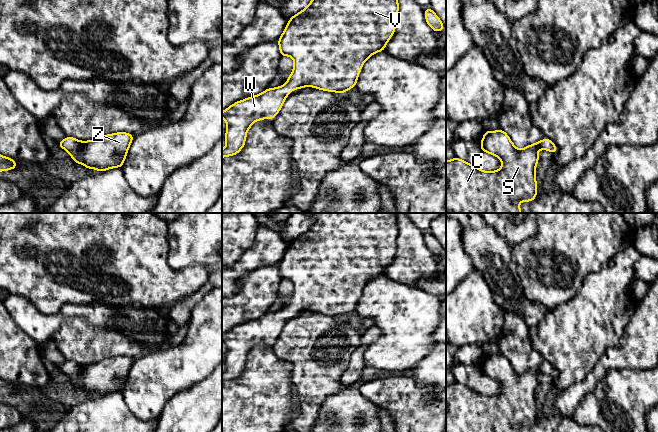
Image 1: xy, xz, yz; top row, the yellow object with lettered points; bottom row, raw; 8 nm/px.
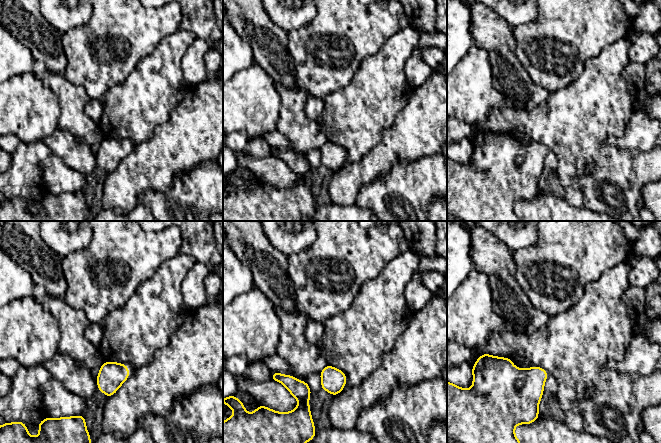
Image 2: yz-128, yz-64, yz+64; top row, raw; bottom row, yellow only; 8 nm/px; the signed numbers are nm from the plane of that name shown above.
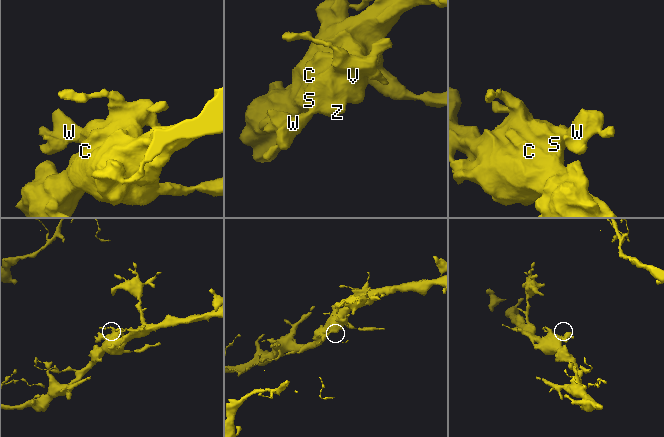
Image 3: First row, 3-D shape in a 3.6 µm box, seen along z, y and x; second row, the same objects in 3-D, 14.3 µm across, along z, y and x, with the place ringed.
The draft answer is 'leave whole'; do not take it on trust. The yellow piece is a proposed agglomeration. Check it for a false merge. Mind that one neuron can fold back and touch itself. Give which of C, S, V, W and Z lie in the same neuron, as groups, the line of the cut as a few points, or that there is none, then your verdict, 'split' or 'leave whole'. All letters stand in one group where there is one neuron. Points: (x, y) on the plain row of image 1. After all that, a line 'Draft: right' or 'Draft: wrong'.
C S V W Z | no cut | leave whole
Draft: right

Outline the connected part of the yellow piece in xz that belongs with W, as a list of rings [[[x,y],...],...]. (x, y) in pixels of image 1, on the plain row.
[[[312,213],[312,215],[314,221],[310,228],[289,243],[278,263],[280,280],[291,280],[294,284],[294,292],[286,308],[268,312],[256,320],[237,325],[222,336],[222,342],[227,348],[226,371],[222,374],[222,382],[238,378],[245,369],[246,358],[251,349],[258,344],[275,342],[292,314],[309,310],[343,318],[348,313],[356,311],[357,302],[365,285],[374,277],[385,275],[386,267],[396,254],[399,235],[396,213]]]

